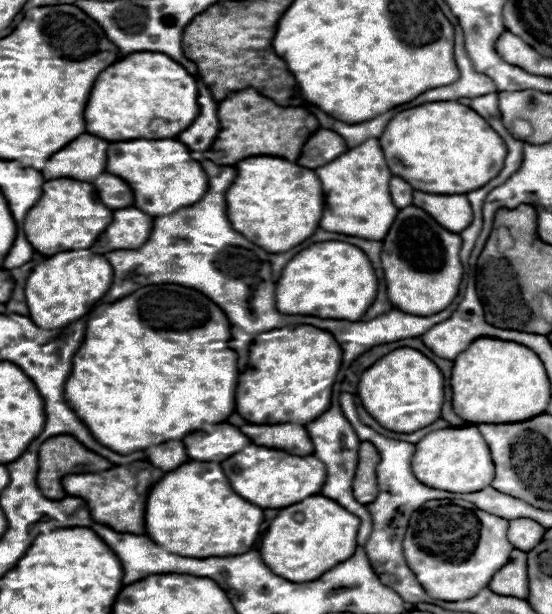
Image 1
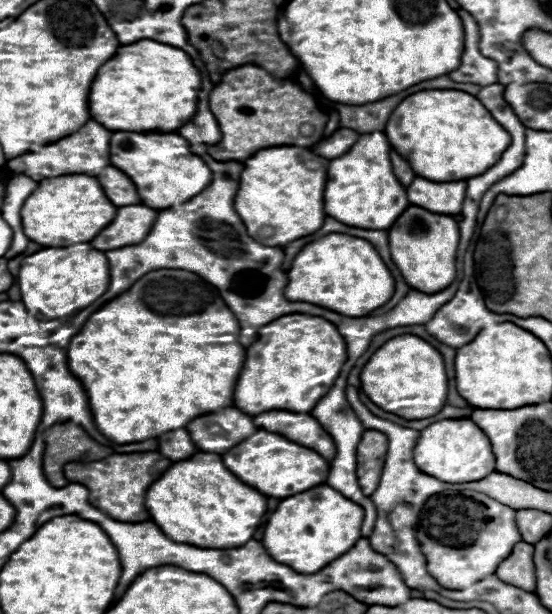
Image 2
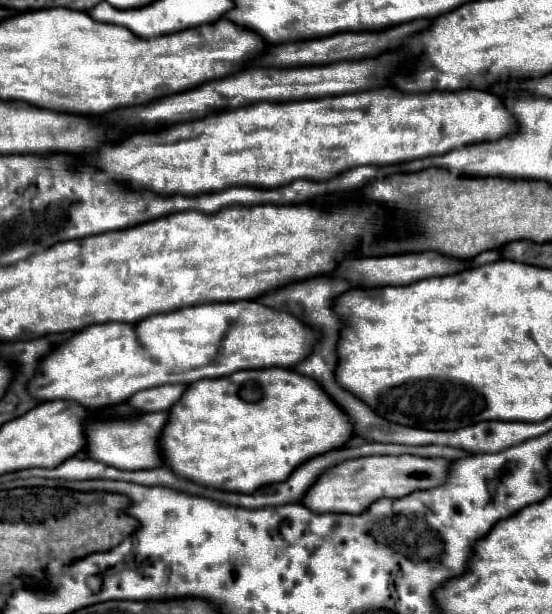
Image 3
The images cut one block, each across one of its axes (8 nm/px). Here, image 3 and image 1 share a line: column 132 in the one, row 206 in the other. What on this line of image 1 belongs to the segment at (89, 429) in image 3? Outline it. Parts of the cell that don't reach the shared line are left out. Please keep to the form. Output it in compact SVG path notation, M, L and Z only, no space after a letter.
M414 192L414 202L418 208L424 208L436 222L440 222L450 232L460 234L472 222L472 208L464 194L436 196Z

